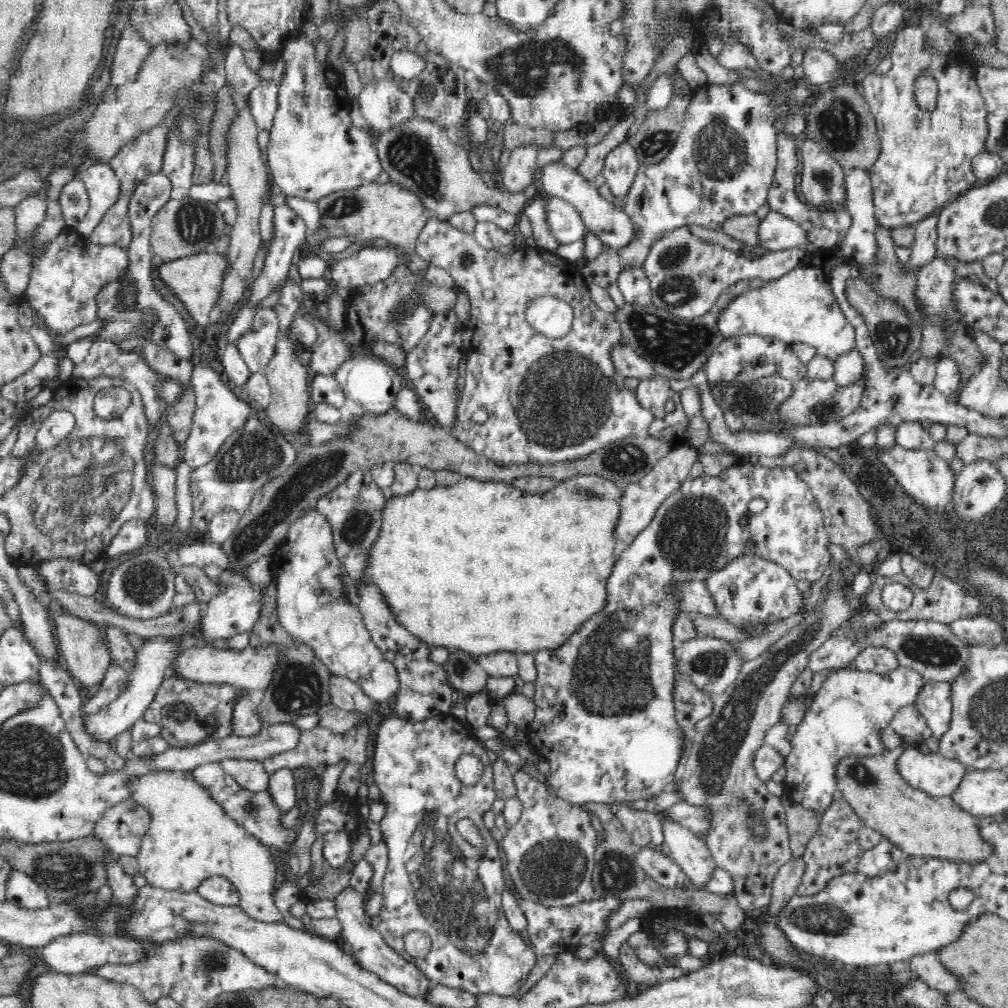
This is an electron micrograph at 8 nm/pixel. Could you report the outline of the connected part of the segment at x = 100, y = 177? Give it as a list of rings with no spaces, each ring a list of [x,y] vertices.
[[[97,161],[86,166],[86,170],[78,176],[87,188],[89,207],[85,217],[75,226],[81,236],[88,236],[102,217],[120,198],[122,184],[118,174],[109,162]]]

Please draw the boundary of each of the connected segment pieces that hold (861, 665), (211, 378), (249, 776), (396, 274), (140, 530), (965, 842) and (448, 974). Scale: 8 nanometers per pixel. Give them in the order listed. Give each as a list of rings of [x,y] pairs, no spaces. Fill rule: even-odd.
[[[870,645],[858,651],[849,667],[856,672],[886,674],[894,672],[900,666],[900,661],[893,650],[882,645]]]
[[[197,363],[194,366],[190,386],[196,395],[196,408],[192,416],[190,432],[184,443],[184,459],[190,463],[190,468],[194,468],[210,460],[234,430],[244,427],[256,416],[262,416],[262,410],[255,404],[240,401],[226,386],[223,375],[203,364]]]
[[[221,758],[217,760],[222,767],[240,782],[242,788],[248,787],[252,791],[268,788],[269,776],[263,769],[263,763],[248,759]]]
[[[429,264],[420,272],[398,268],[386,280],[351,289],[350,296],[345,299],[344,328],[317,334],[316,340],[307,346],[310,352],[309,370],[314,375],[335,378],[336,372],[353,358],[354,354],[373,354],[374,344],[378,342],[392,344],[405,353],[410,352],[426,336],[436,314],[424,299],[424,288],[454,290],[456,287],[456,281],[449,270]]]
[[[142,517],[128,519],[114,533],[107,548],[107,559],[121,556],[134,549],[140,550],[146,542],[146,520]]]
[[[901,747],[875,753],[842,753],[833,766],[835,788],[852,805],[866,825],[890,838],[912,857],[938,857],[950,861],[978,862],[990,853],[978,836],[978,817],[961,809],[952,797],[935,797],[914,787],[898,767]]]
[[[440,713],[421,721],[408,721],[398,715],[390,714],[388,717],[382,716],[376,724],[374,724],[374,734],[372,734],[372,774],[370,774],[370,782],[376,786],[376,790],[380,792],[379,802],[384,805],[384,816],[380,820],[380,833],[382,833],[382,841],[387,851],[386,874],[384,874],[383,887],[383,908],[380,911],[381,920],[375,926],[375,929],[382,935],[382,938],[404,959],[414,963],[419,970],[435,985],[446,987],[448,989],[463,990],[475,995],[494,994],[499,997],[511,997],[516,994],[523,983],[527,980],[531,972],[536,956],[533,948],[526,944],[528,941],[522,932],[514,930],[514,927],[508,922],[508,918],[503,912],[502,894],[505,886],[508,885],[509,879],[504,876],[502,868],[492,868],[494,860],[492,860],[492,844],[494,844],[493,836],[486,836],[488,840],[488,848],[486,848],[486,840],[482,836],[482,832],[490,834],[485,824],[486,814],[490,812],[492,804],[496,799],[493,787],[493,770],[492,770],[492,753],[482,747],[477,742],[474,730],[467,724],[465,720],[460,720],[454,714]],[[464,754],[475,756],[482,767],[480,778],[473,785],[465,785],[455,775],[455,766],[458,758]],[[412,931],[423,931],[431,940],[431,949],[428,954],[418,957],[406,952],[404,937]]]

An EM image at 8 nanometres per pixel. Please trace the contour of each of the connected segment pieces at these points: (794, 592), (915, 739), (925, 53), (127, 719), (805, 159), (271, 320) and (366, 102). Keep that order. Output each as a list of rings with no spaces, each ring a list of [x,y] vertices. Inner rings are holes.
[[[754,553],[730,562],[724,570],[712,574],[706,580],[706,584],[716,599],[718,609],[722,611],[724,618],[729,618],[730,622],[786,620],[788,616],[802,613],[806,605],[806,596],[800,590],[798,580],[790,574],[790,571]],[[731,584],[736,588],[736,596],[730,593]]]
[[[918,703],[902,707],[897,713],[894,713],[889,726],[898,735],[906,737],[908,741],[917,745],[924,743],[933,735],[933,730],[928,725],[922,711],[920,711]]]
[[[908,26],[907,28],[902,28],[902,30],[896,31],[894,34],[894,42],[892,42],[892,47],[889,48],[891,51],[891,61],[892,66],[888,72],[871,72],[863,74],[855,82],[858,87],[858,91],[861,96],[865,98],[869,104],[869,109],[873,114],[876,124],[878,136],[881,140],[881,149],[877,162],[867,170],[868,178],[870,179],[871,195],[872,195],[872,206],[875,210],[875,219],[880,226],[884,228],[898,228],[898,227],[908,227],[915,226],[920,221],[925,221],[926,218],[938,214],[942,209],[945,209],[950,202],[954,202],[957,198],[960,198],[963,194],[966,194],[968,190],[973,189],[979,185],[978,177],[974,173],[973,161],[974,158],[978,157],[978,154],[986,151],[986,144],[988,144],[988,136],[990,136],[990,127],[988,122],[988,111],[986,108],[986,103],[984,97],[982,96],[982,89],[978,86],[978,58],[975,58],[974,50],[965,49],[960,42],[957,46],[949,46],[950,50],[940,50],[936,44],[934,44],[934,38],[930,38],[926,34],[925,30],[916,26]],[[930,67],[934,69],[934,77],[936,77],[936,82],[938,84],[936,100],[934,106],[931,109],[924,108],[924,105],[920,105],[920,101],[916,99],[914,79],[919,73],[920,69]]]
[[[154,638],[146,642],[138,643],[139,660],[136,664],[136,672],[130,674],[130,686],[122,692],[118,700],[102,710],[101,714],[93,713],[91,718],[84,722],[84,732],[92,744],[113,745],[116,736],[122,734],[124,730],[129,730],[132,724],[138,722],[138,718],[143,716],[147,706],[152,702],[155,692],[160,683],[164,680],[164,672],[170,660],[170,654],[173,654],[176,641]]]
[[[801,139],[798,144],[800,174],[798,190],[814,206],[834,208],[843,196],[845,170],[814,141]]]
[[[275,307],[254,312],[250,324],[238,336],[240,355],[251,372],[266,372],[278,355],[279,318]]]
[[[378,81],[363,85],[356,101],[367,128],[374,133],[382,132],[412,115],[409,95],[398,91],[392,82]]]

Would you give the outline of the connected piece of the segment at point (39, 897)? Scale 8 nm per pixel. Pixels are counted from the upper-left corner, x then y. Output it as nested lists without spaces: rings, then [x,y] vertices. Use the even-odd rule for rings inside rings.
[[[17,871],[10,876],[5,893],[6,901],[14,903],[18,907],[36,909],[46,908],[49,904],[43,887]]]

